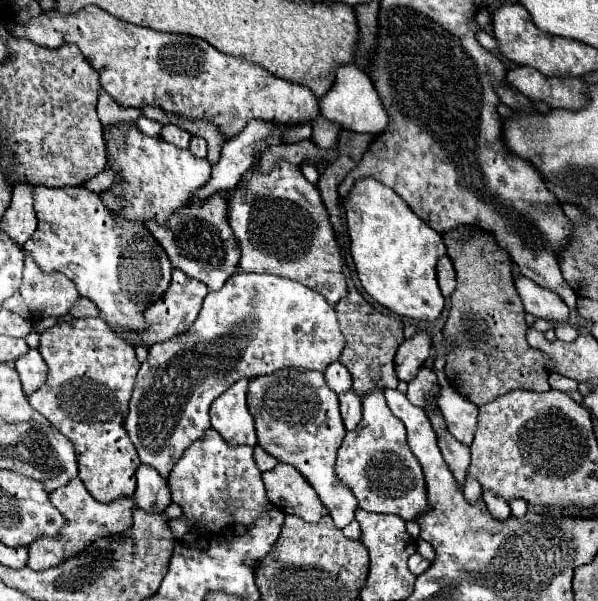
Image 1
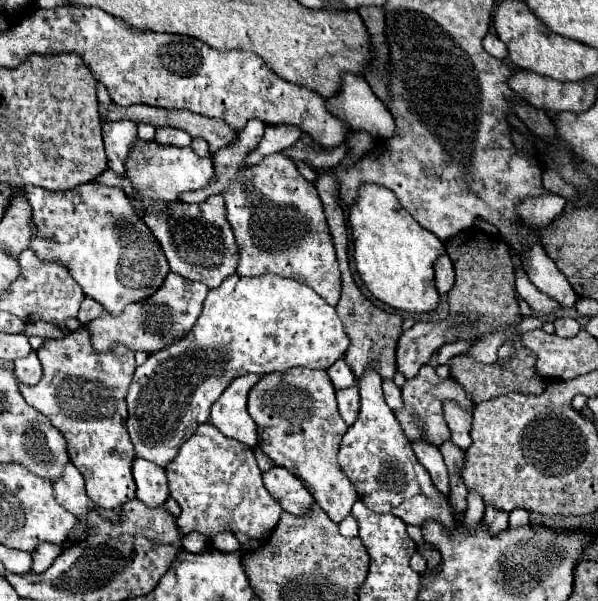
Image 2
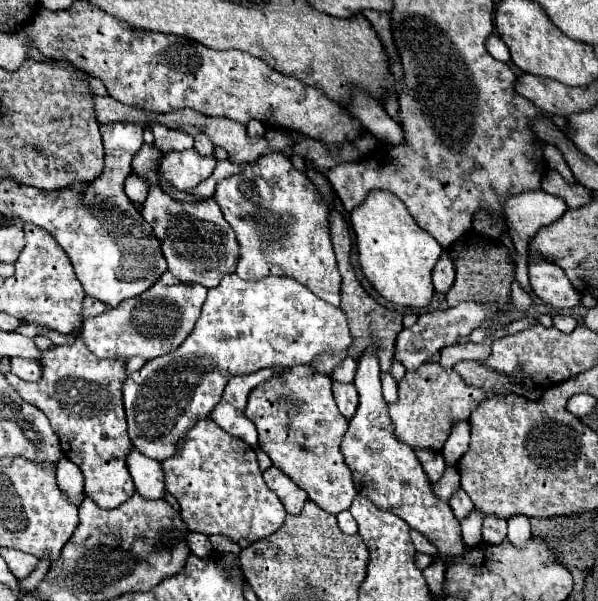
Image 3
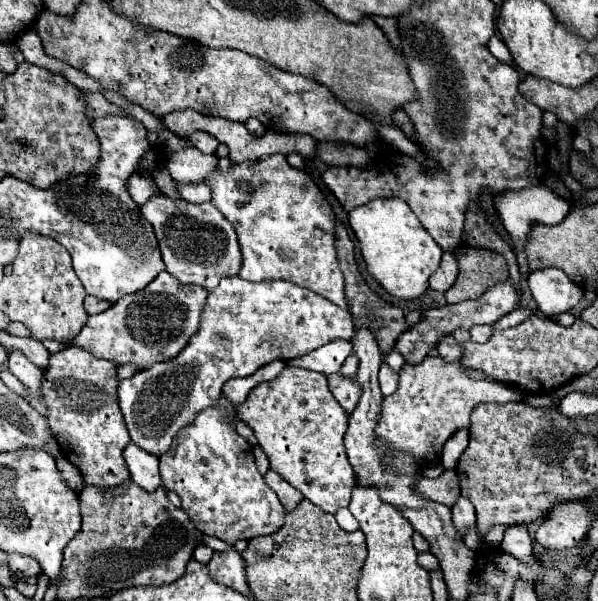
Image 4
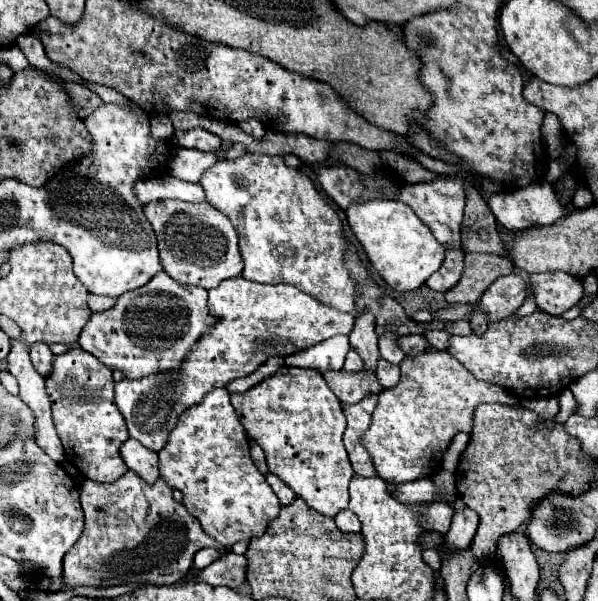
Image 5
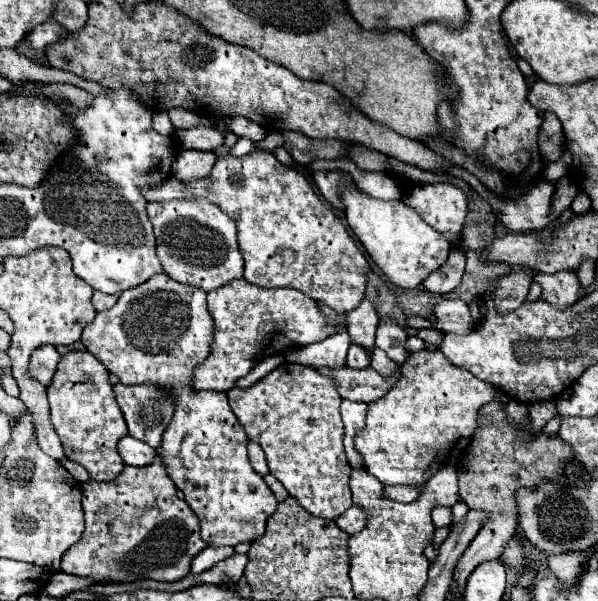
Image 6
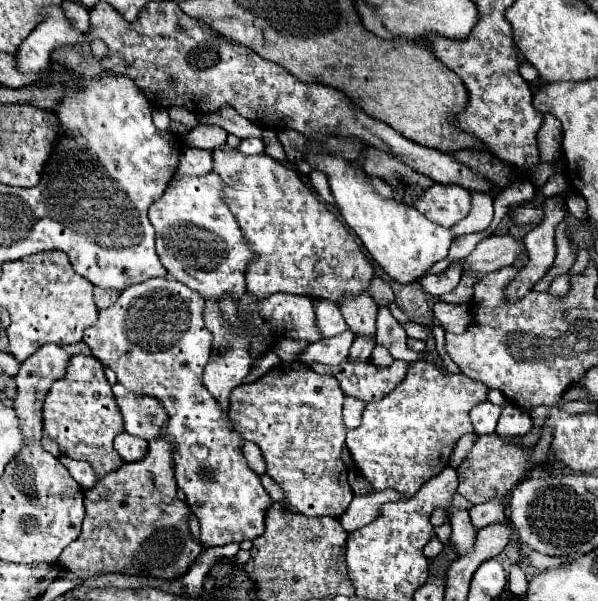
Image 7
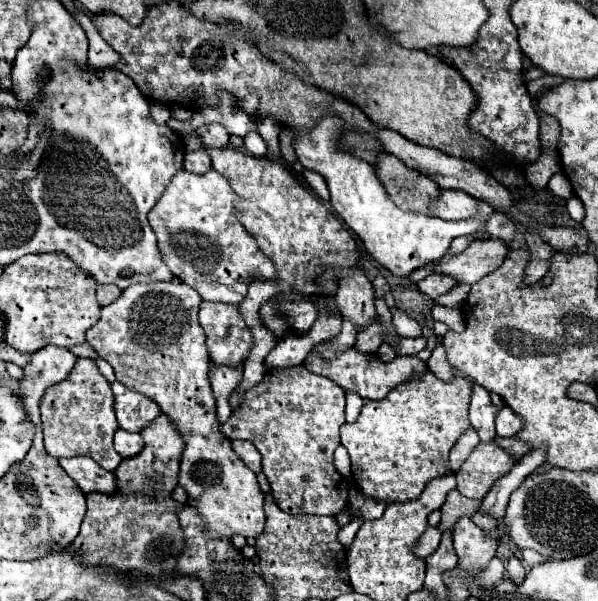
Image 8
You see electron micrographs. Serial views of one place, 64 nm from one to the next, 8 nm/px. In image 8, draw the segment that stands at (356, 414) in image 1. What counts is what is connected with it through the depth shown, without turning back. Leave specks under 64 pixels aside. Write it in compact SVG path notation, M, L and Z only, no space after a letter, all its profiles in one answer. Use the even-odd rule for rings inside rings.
M348 348L348 350L340 352L336 358L330 358L330 360L322 358L316 350L312 350L306 356L304 366L310 372L326 376L326 378L334 380L338 386L342 386L344 390L352 390L352 392L360 394L362 398L368 398L368 400L382 400L398 384L404 384L404 382L408 382L412 378L418 378L418 376L428 372L426 362L418 360L416 356L396 356L392 362L382 362L376 354L364 354L364 352L358 352L356 348Z

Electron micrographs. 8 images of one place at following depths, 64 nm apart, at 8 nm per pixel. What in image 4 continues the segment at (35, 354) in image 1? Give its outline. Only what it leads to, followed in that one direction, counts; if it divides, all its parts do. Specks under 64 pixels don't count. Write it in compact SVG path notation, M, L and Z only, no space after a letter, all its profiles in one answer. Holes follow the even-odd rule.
M12 350L10 358L8 358L8 370L24 384L26 388L26 400L28 404L38 410L38 414L42 414L46 418L46 406L42 402L42 378L43 371L34 365L20 350Z

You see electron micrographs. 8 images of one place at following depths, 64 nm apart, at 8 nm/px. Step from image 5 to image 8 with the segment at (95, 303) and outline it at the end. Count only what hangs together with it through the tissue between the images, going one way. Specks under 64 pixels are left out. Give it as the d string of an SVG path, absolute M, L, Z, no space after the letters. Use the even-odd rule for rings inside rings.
M104 284L104 286L98 286L96 288L96 292L98 292L98 302L102 304L102 306L106 306L106 304L112 304L120 294L122 294L122 290L120 288L116 288L116 286L110 286L110 284Z

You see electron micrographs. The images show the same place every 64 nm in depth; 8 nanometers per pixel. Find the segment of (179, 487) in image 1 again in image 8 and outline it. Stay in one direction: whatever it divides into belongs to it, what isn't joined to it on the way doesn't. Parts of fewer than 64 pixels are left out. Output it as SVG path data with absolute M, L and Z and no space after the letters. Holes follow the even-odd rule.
M152 282L152 284L132 284L122 292L122 296L102 308L100 320L86 332L88 344L104 358L116 372L116 380L128 388L150 396L162 412L172 416L176 428L180 428L186 448L180 460L178 484L188 492L188 502L204 516L206 528L212 536L230 538L242 534L246 538L258 536L264 530L264 494L256 482L256 474L232 452L230 440L220 434L220 424L216 420L216 400L210 388L210 360L204 344L204 332L198 324L198 306L202 298L188 284L174 282Z

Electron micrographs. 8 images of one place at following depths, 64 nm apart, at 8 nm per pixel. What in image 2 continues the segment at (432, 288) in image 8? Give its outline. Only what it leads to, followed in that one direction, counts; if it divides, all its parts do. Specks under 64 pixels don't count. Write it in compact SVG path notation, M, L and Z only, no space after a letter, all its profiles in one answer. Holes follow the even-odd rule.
M442 254L434 262L434 280L436 280L436 290L440 294L446 294L454 286L454 266L446 254Z

